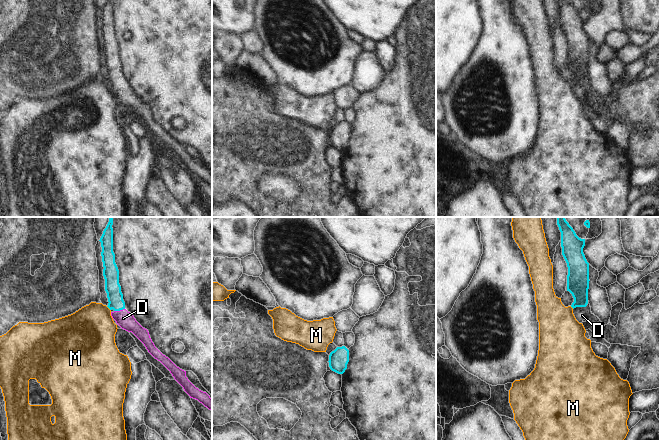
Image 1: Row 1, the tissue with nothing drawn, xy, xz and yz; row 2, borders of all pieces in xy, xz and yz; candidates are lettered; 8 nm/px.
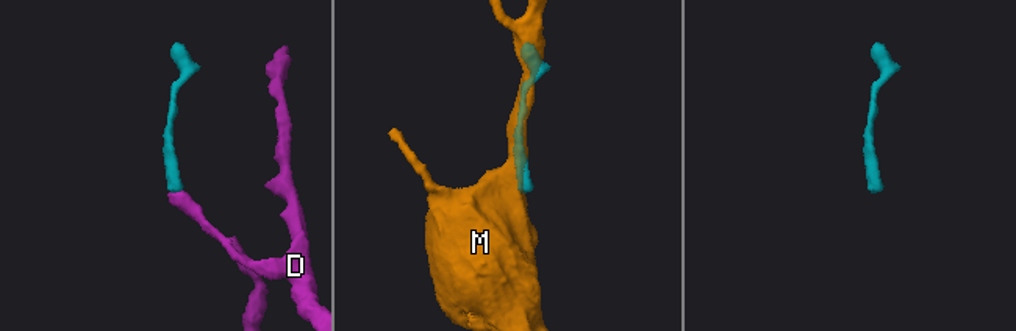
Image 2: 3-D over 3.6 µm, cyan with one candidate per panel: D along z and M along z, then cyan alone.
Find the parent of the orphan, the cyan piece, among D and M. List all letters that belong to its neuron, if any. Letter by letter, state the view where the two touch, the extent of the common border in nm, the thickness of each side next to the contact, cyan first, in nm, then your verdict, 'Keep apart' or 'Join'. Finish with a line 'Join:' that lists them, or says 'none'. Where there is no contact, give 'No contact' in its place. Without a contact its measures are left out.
D: Touches cyan in xy. Shared border 90 nm. Thickness 130 nm (cyan) against 140 nm. Join
M: Touches cyan in xy. Shared border 50 nm. Thickness 130 nm (cyan) against 400 nm. Keep apart
Join: D.

